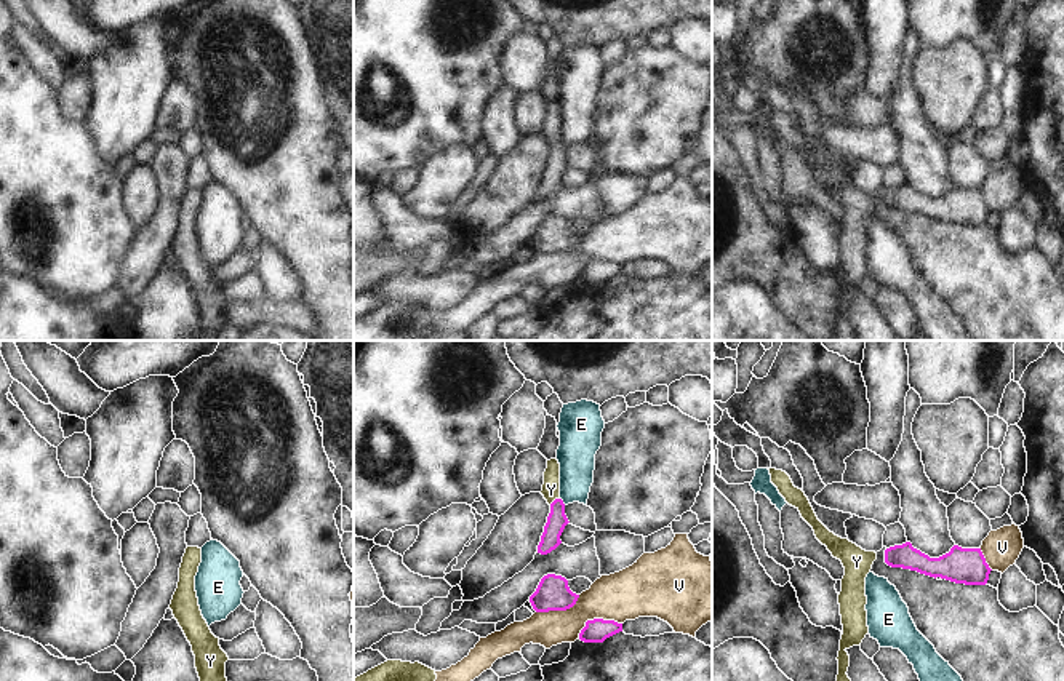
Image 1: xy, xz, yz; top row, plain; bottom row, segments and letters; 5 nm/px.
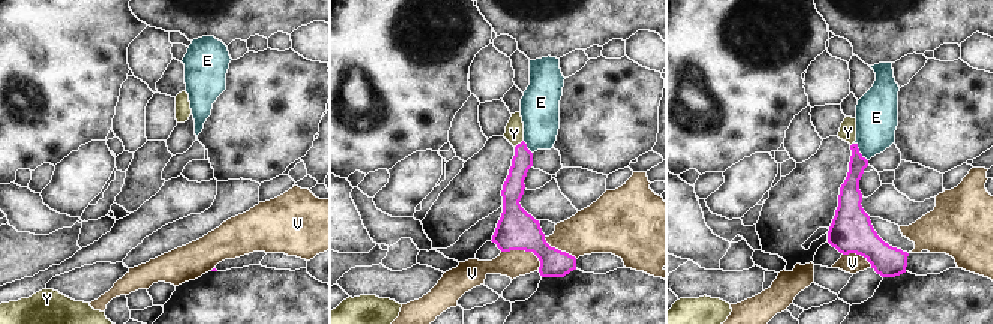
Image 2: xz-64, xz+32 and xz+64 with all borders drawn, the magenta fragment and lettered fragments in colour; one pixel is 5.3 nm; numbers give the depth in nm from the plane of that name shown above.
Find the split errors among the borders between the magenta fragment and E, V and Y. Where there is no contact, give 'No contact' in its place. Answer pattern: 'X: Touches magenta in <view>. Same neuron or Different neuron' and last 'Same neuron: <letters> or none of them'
E: Touches magenta in xz. Different neuron
V: Touches magenta in xz. Different neuron
Y: Touches magenta in xz. Same neuron
Same neuron: Y

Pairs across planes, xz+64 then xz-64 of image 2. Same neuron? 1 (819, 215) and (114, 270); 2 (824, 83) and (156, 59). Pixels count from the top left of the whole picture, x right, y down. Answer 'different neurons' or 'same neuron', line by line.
1: different neurons
2: same neuron

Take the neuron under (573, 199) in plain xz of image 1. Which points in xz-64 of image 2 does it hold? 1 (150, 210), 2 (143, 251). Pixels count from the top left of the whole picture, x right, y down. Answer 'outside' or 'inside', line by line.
1: inside
2: outside

